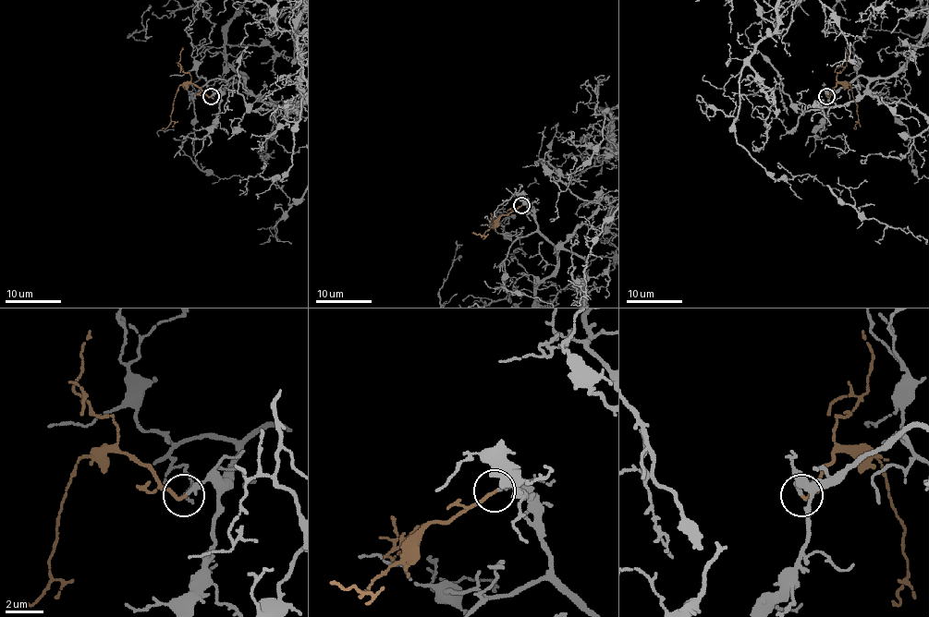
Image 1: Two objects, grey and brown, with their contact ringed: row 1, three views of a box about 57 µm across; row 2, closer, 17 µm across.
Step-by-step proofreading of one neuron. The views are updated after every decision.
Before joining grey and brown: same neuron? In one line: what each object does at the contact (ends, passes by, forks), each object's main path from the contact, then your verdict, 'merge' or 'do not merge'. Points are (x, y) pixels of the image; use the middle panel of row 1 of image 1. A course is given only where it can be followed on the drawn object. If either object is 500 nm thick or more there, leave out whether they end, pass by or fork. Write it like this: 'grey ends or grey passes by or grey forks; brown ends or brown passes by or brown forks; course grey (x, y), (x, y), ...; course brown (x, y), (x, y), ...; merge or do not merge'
grey ends; brown ends; course brown (520, 206), (501, 215), (482, 236), (471, 232); merge

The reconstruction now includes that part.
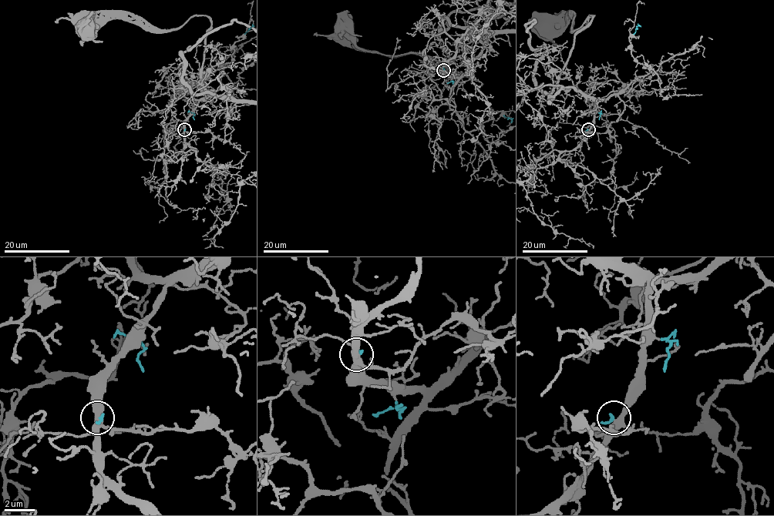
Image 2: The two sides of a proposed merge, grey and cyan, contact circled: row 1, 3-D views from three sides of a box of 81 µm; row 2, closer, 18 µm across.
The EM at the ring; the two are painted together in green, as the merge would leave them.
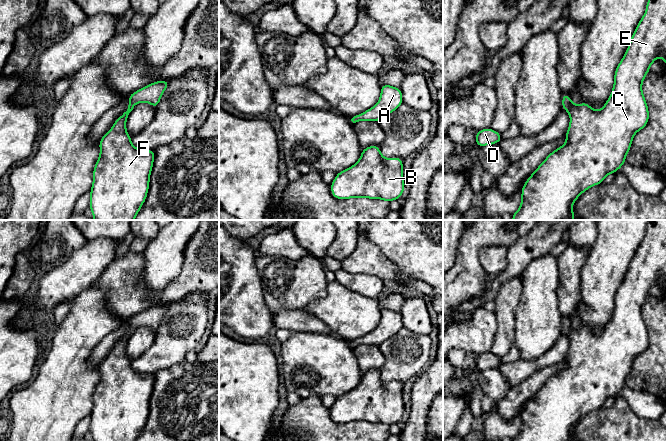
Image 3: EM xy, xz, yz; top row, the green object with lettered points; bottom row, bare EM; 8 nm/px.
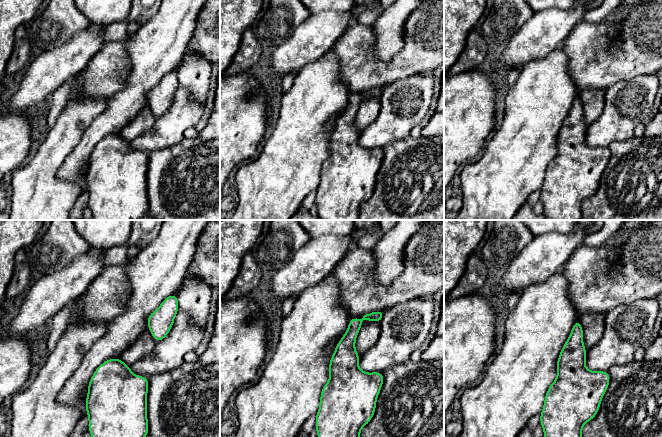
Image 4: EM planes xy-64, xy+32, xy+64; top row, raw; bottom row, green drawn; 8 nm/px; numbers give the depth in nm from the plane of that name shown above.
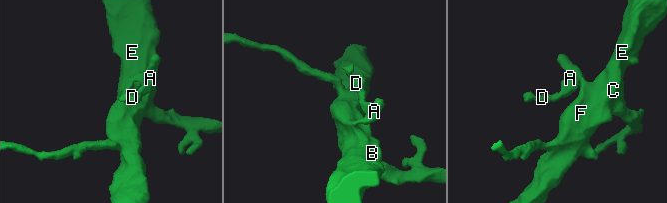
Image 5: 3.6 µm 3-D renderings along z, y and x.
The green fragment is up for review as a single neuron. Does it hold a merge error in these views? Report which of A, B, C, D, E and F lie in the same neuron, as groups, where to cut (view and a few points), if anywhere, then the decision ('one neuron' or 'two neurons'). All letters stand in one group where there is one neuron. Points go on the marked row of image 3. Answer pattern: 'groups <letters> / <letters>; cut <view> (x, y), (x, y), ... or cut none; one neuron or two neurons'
groups A D / B C E F; cut xy (133, 93), (137, 102); two neurons

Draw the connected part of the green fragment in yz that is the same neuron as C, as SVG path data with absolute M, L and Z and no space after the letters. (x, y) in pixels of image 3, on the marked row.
M647 0L646 11L639 21L625 55L616 67L614 85L609 99L602 110L594 110L586 102L574 105L570 95L563 93L562 109L570 116L570 125L565 138L566 143L552 151L531 174L521 189L520 208L512 214L512 220L574 220L572 204L587 189L603 183L608 174L614 174L625 164L636 132L649 122L649 109L642 93L642 82L650 66L661 56L667 65L667 0Z

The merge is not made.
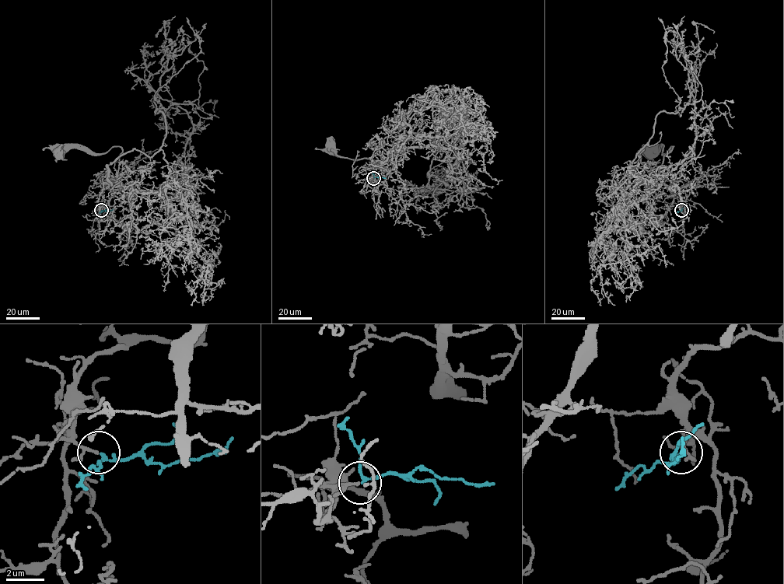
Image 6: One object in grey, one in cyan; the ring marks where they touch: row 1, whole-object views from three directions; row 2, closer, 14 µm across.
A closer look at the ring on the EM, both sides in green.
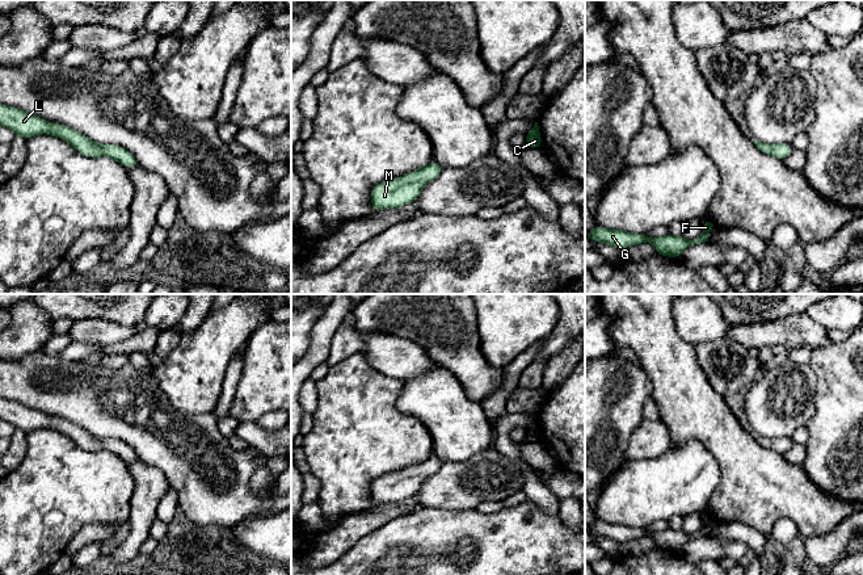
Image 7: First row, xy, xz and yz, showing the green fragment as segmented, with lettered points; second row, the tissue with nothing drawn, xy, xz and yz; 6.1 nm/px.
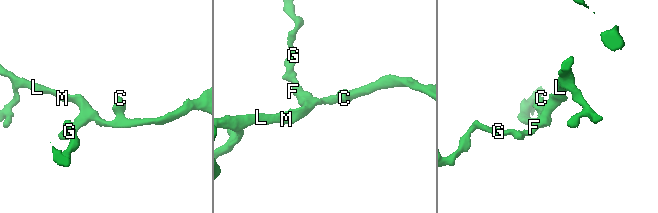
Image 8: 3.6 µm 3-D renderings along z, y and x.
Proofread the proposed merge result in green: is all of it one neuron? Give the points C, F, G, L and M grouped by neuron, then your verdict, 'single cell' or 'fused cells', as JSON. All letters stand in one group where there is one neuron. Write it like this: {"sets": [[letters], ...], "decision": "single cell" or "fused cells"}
{"sets": [["C", "F", "G", "L", "M"]], "decision": "single cell"}

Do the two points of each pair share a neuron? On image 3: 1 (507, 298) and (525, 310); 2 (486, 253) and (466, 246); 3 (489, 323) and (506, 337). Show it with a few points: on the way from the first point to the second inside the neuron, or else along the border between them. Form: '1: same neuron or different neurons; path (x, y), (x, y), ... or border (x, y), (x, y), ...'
1: different neurons; border (522, 282), (522, 294), (516, 308), (514, 328)
2: different neurons; border (501, 244), (480, 249), (479, 263), (485, 274)
3: different neurons; border (495, 312), (496, 334), (494, 342), (488, 351)

